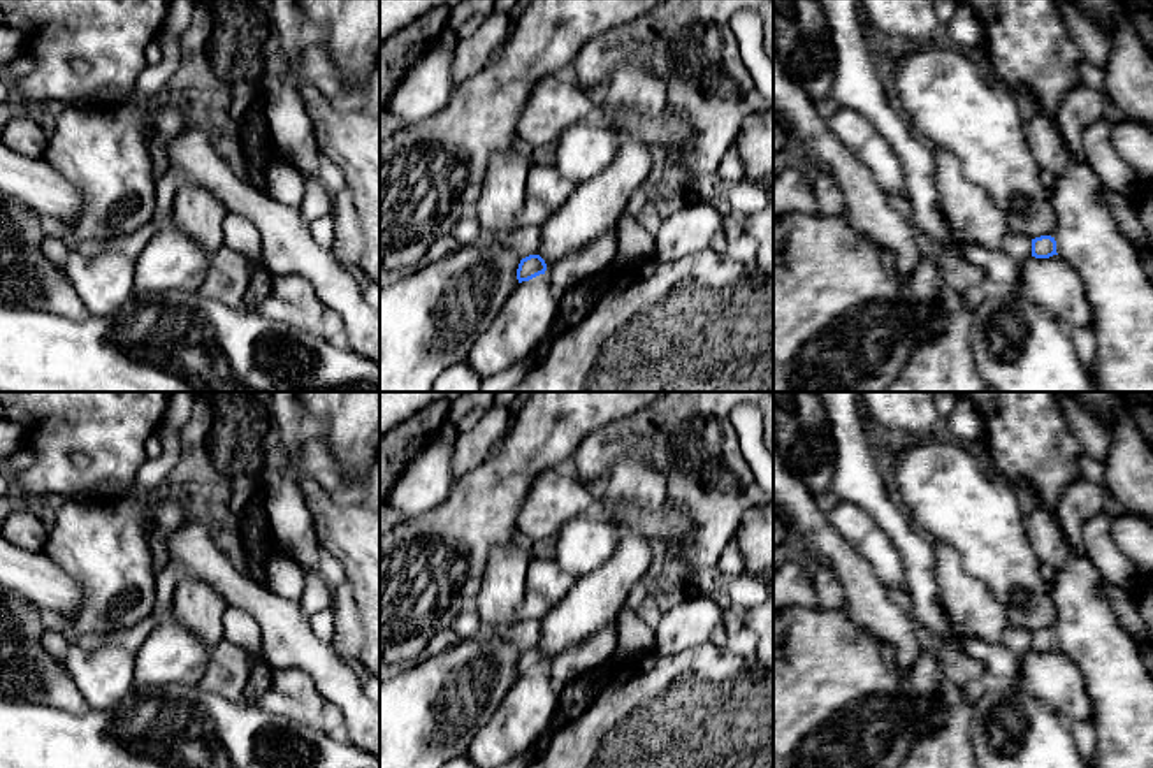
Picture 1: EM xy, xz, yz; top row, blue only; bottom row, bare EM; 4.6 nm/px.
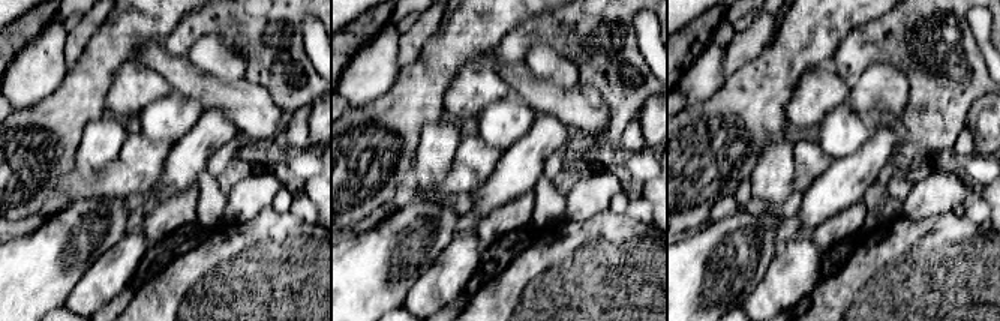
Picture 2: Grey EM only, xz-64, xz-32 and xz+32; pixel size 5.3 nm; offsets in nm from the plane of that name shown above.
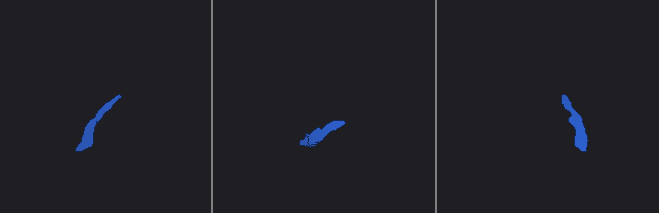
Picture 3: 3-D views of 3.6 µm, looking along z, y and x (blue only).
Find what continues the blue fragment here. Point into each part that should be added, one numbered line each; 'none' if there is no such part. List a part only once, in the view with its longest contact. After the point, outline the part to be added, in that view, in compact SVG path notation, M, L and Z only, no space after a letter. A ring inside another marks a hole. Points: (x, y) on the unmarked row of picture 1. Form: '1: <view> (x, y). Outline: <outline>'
1: xz (526, 635). Outline: M520 620L517 626L501 629L501 638L511 641L518 647L520 654L529 648L540 648L541 640L541 622L538 620Z

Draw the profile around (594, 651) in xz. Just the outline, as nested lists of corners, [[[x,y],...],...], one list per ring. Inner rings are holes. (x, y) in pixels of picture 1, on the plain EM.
[[[615,622],[601,627],[598,633],[568,647],[547,661],[545,668],[557,691],[566,687],[578,675],[605,664],[617,652],[617,629]]]

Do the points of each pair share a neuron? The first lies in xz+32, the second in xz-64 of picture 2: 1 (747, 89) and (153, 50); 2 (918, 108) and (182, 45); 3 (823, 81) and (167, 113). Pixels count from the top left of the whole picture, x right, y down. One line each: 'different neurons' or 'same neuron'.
1: different neurons
2: same neuron
3: different neurons

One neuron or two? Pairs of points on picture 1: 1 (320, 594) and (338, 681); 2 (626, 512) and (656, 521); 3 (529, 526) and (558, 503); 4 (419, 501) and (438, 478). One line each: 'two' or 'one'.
1: two
2: one
3: one
4: one

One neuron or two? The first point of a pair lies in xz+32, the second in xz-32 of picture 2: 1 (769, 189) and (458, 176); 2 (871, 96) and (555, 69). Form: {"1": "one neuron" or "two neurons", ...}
{"1": "two neurons", "2": "one neuron"}

